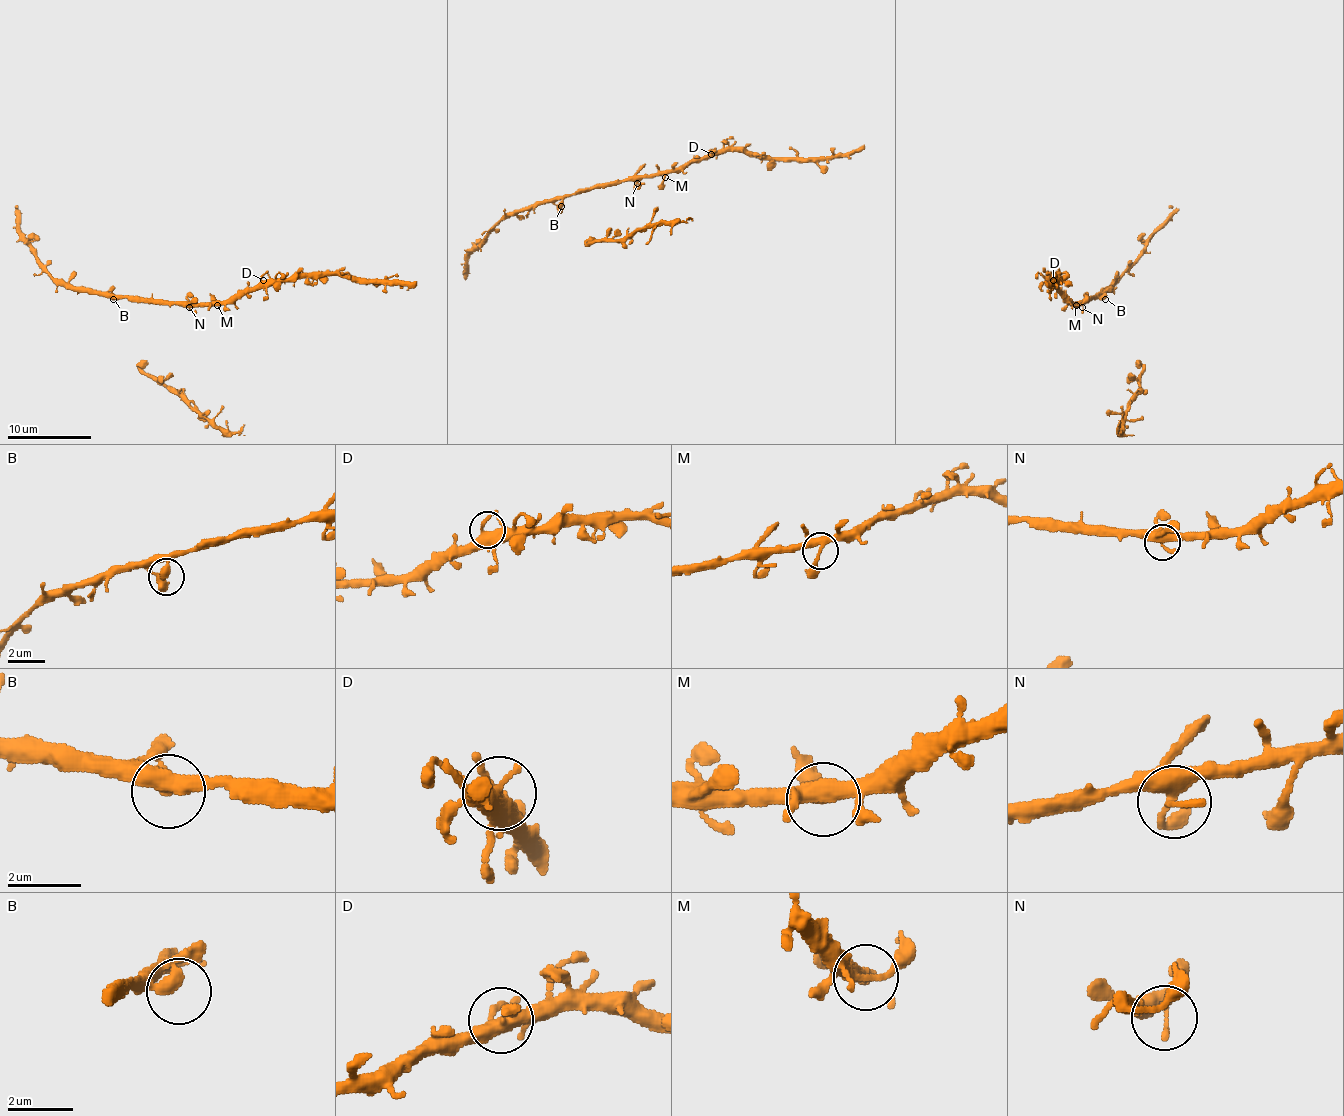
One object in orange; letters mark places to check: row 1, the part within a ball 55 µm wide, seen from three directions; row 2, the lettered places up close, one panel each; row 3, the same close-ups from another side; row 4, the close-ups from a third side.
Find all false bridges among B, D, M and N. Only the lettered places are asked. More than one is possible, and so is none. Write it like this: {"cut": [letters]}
{"cut": []}

